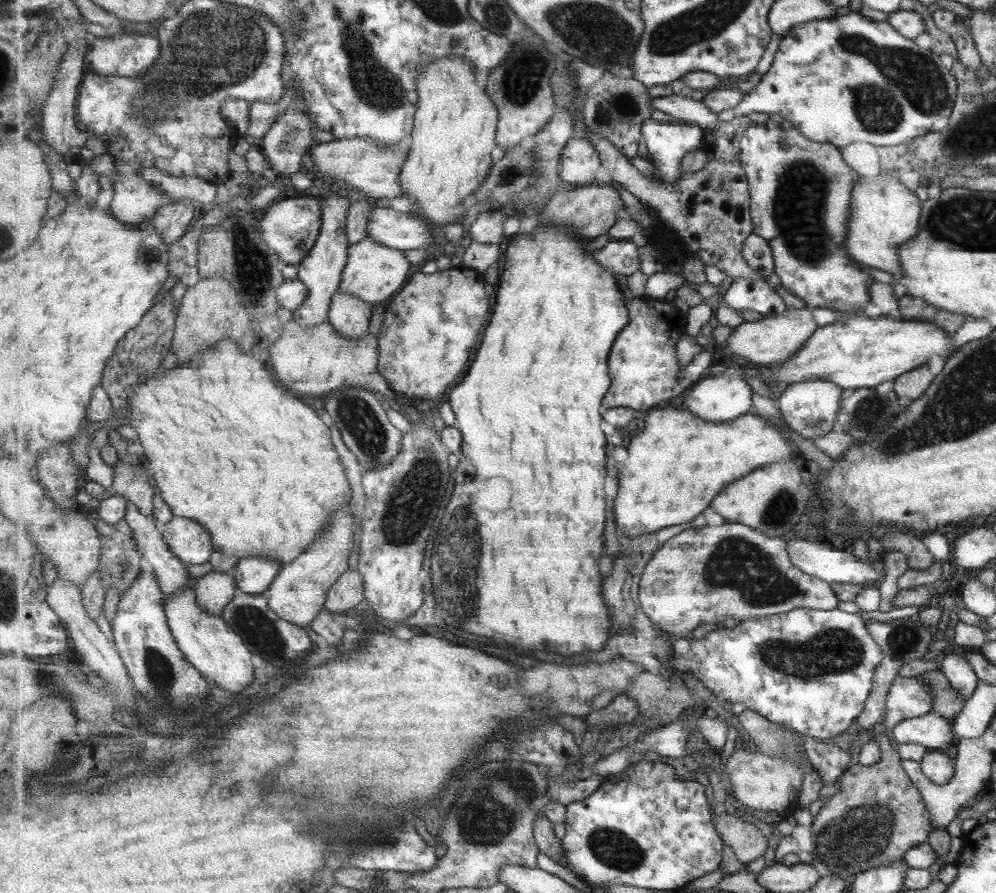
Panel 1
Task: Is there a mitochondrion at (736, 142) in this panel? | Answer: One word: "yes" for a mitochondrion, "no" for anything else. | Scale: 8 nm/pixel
no

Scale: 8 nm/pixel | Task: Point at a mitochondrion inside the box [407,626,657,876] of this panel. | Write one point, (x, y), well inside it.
(506, 796)

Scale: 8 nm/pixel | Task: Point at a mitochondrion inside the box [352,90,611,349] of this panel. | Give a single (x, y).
(510, 172)

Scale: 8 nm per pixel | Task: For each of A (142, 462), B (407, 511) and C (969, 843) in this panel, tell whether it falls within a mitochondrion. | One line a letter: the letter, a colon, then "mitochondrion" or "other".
A: other
B: mitochondrion
C: other

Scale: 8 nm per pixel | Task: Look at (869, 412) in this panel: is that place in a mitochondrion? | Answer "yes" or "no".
yes

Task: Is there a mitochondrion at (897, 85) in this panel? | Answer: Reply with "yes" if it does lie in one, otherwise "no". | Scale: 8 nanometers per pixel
yes

